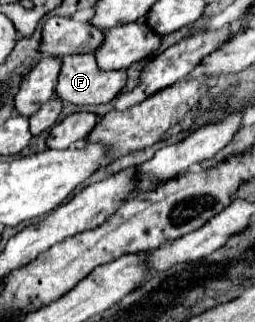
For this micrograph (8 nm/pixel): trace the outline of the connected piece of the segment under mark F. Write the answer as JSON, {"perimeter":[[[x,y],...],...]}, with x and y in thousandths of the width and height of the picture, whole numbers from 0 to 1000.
{"perimeter":[[[369,168],[251,174],[220,255],[220,298],[298,329],[408,323],[471,292],[486,255],[494,230],[478,217],[400,224],[376,205]]]}

